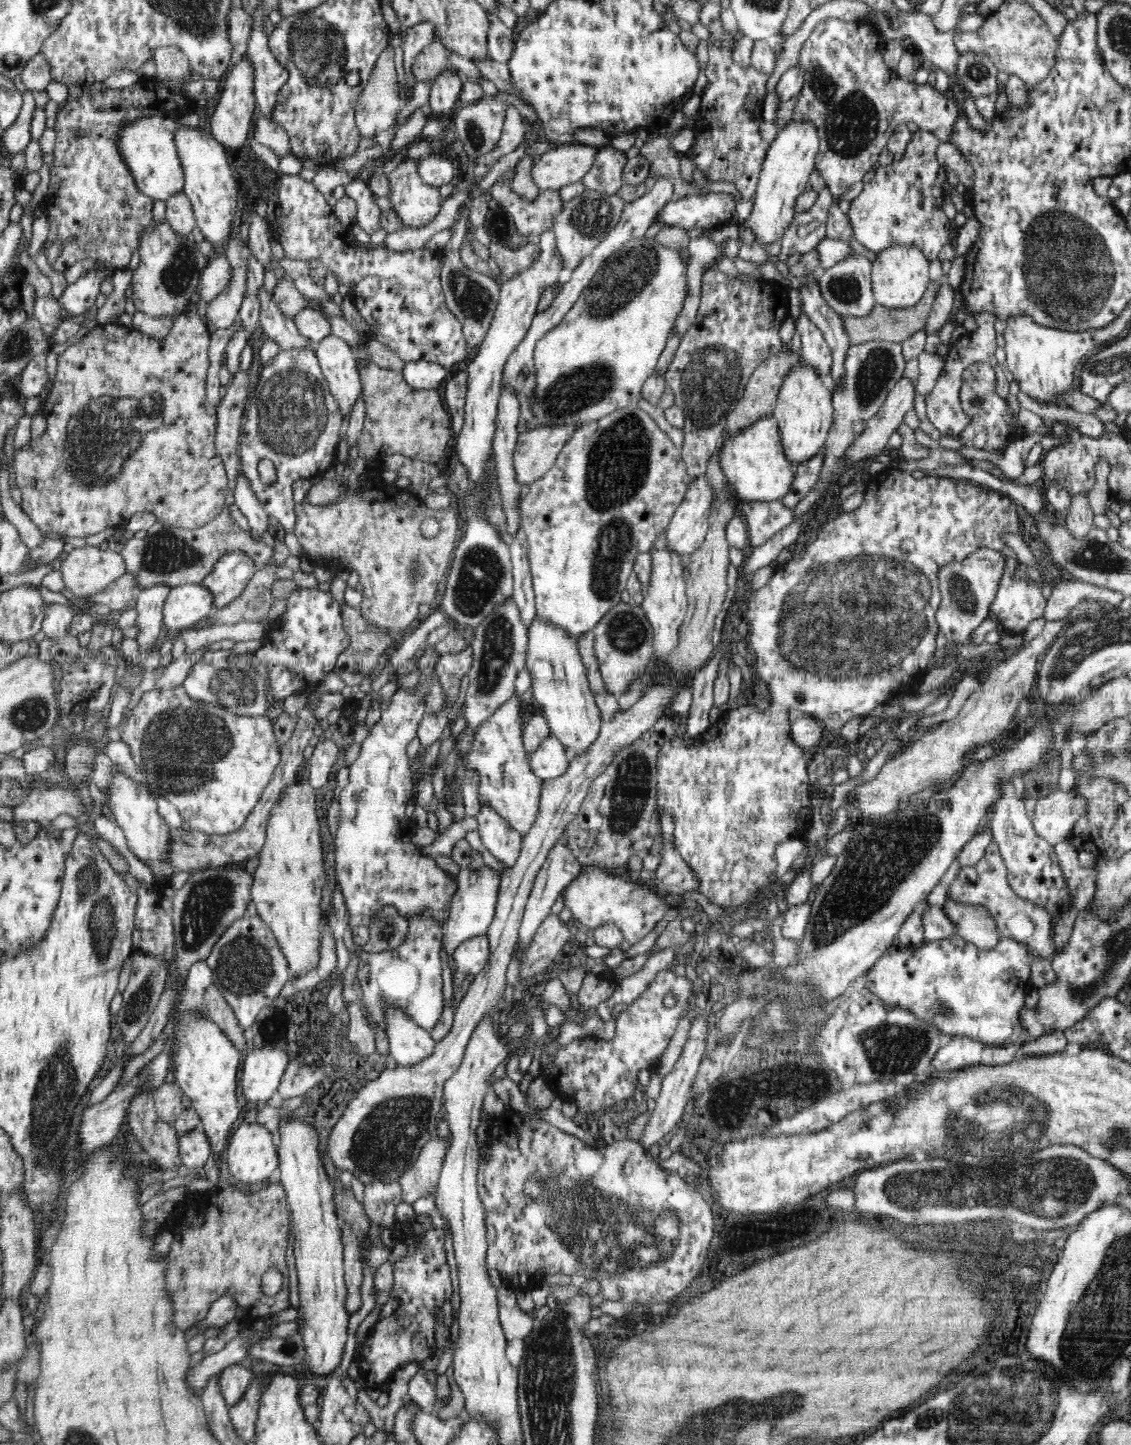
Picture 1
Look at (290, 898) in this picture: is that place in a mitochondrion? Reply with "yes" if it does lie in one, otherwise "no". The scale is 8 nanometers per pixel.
no

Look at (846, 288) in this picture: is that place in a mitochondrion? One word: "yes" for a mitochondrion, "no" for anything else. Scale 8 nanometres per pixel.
yes

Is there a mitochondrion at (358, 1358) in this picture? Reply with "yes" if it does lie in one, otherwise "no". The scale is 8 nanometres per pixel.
no

